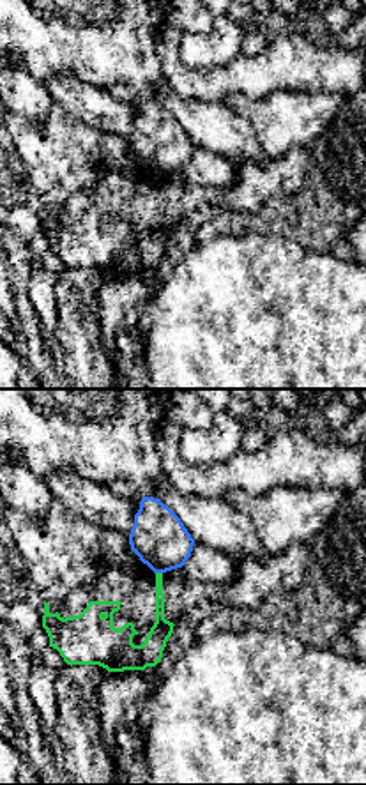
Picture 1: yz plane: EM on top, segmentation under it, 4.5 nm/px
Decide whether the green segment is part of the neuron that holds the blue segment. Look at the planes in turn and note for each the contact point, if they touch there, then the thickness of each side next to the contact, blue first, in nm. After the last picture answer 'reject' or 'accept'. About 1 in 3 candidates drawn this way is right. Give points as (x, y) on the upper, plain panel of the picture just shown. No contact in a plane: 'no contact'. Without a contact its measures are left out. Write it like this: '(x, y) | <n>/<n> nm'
(160, 175) | 260/80 nm

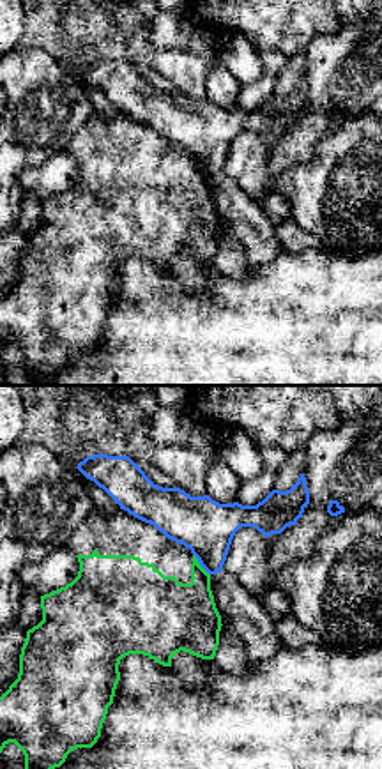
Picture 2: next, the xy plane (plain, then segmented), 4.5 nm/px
(200, 168) | 260/300 nm

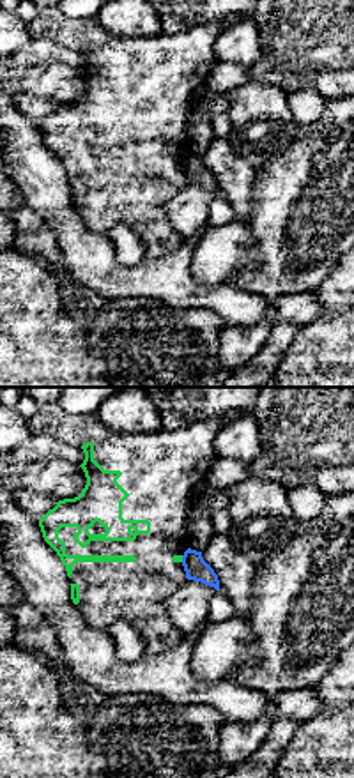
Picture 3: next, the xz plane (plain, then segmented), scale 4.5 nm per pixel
(183, 163) | 100/30 nm

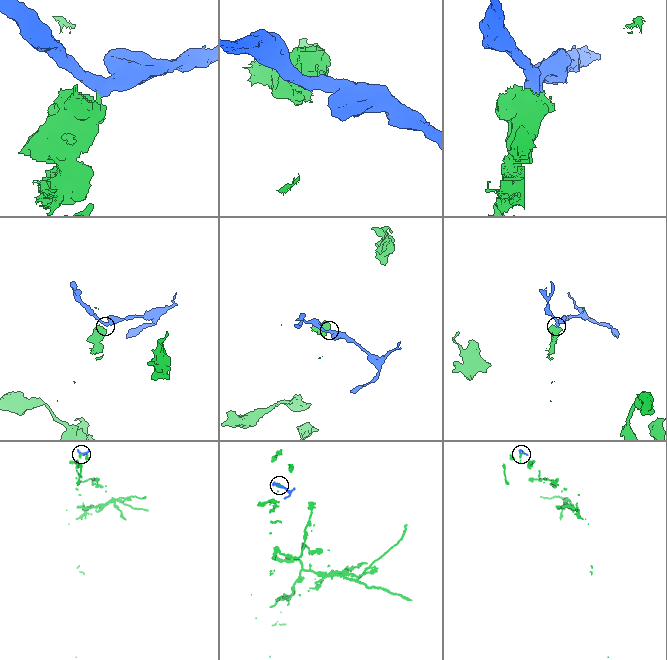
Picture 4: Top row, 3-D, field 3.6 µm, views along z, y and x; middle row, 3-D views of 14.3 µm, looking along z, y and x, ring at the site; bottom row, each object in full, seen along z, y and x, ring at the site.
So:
reject

